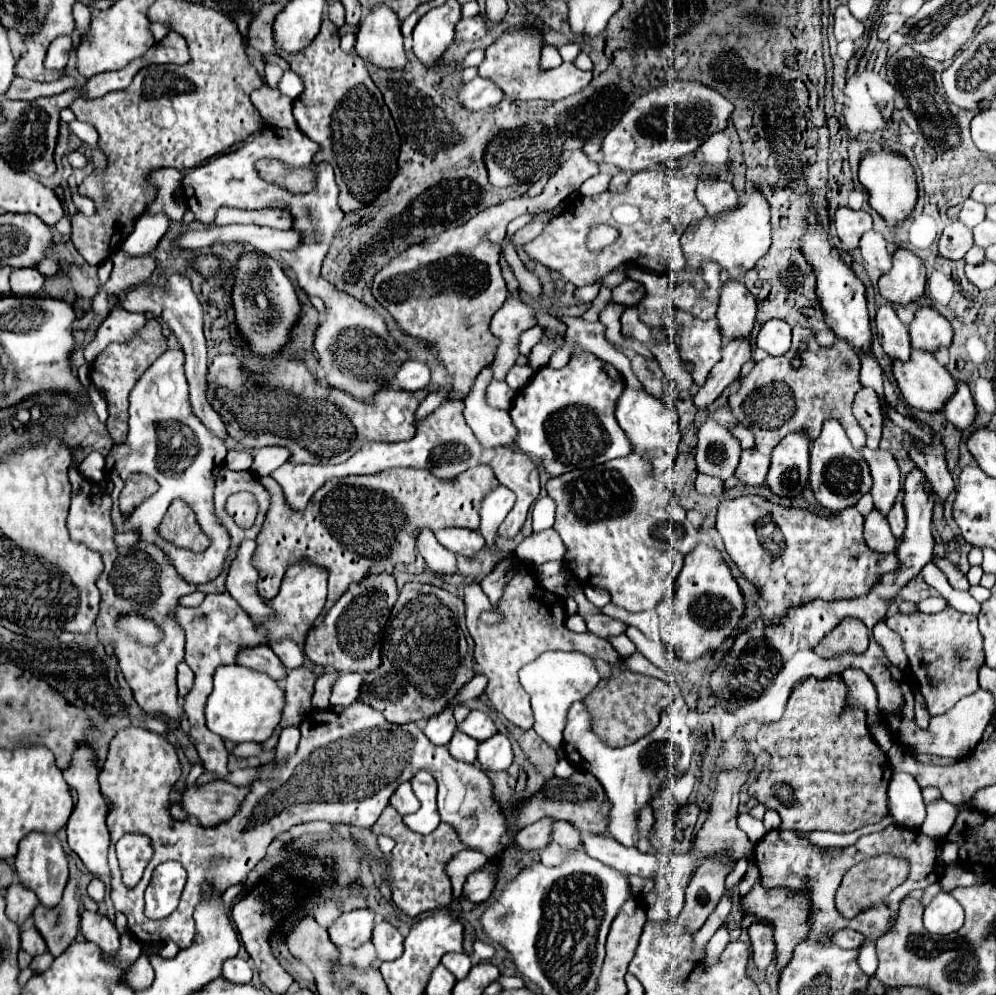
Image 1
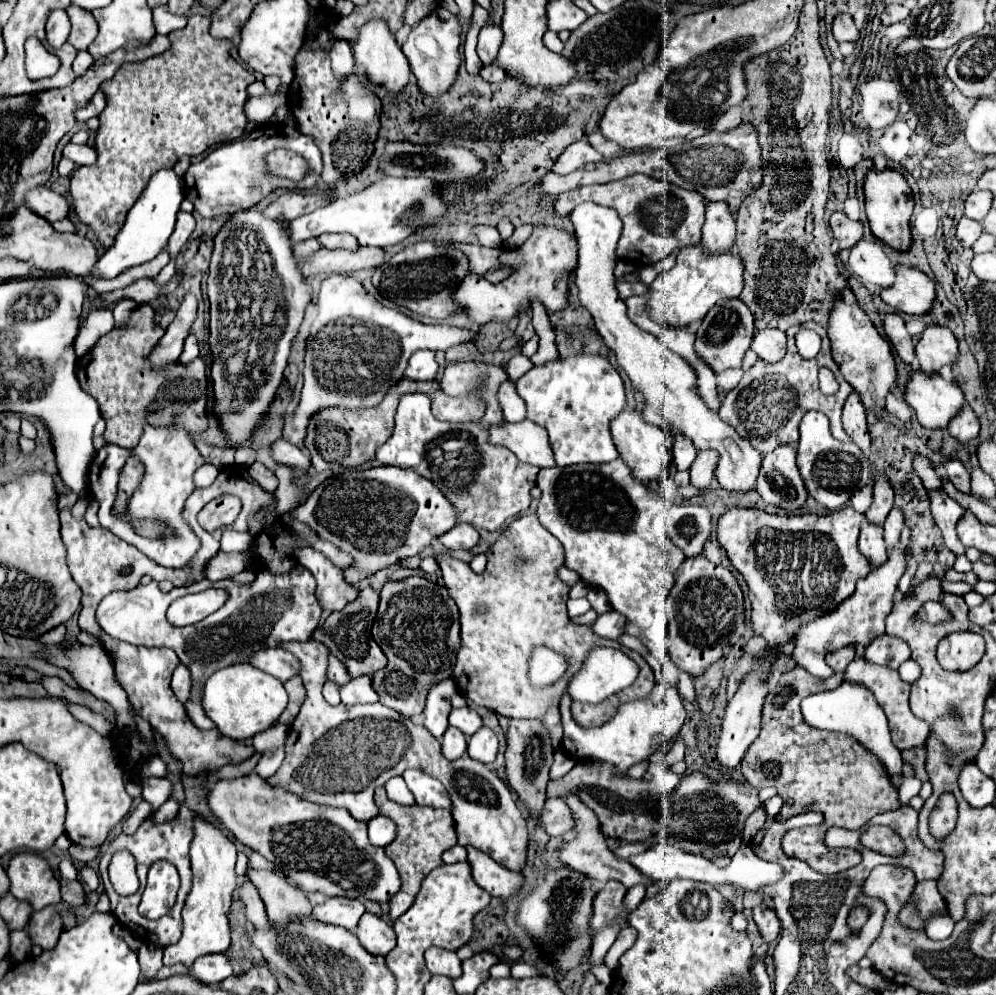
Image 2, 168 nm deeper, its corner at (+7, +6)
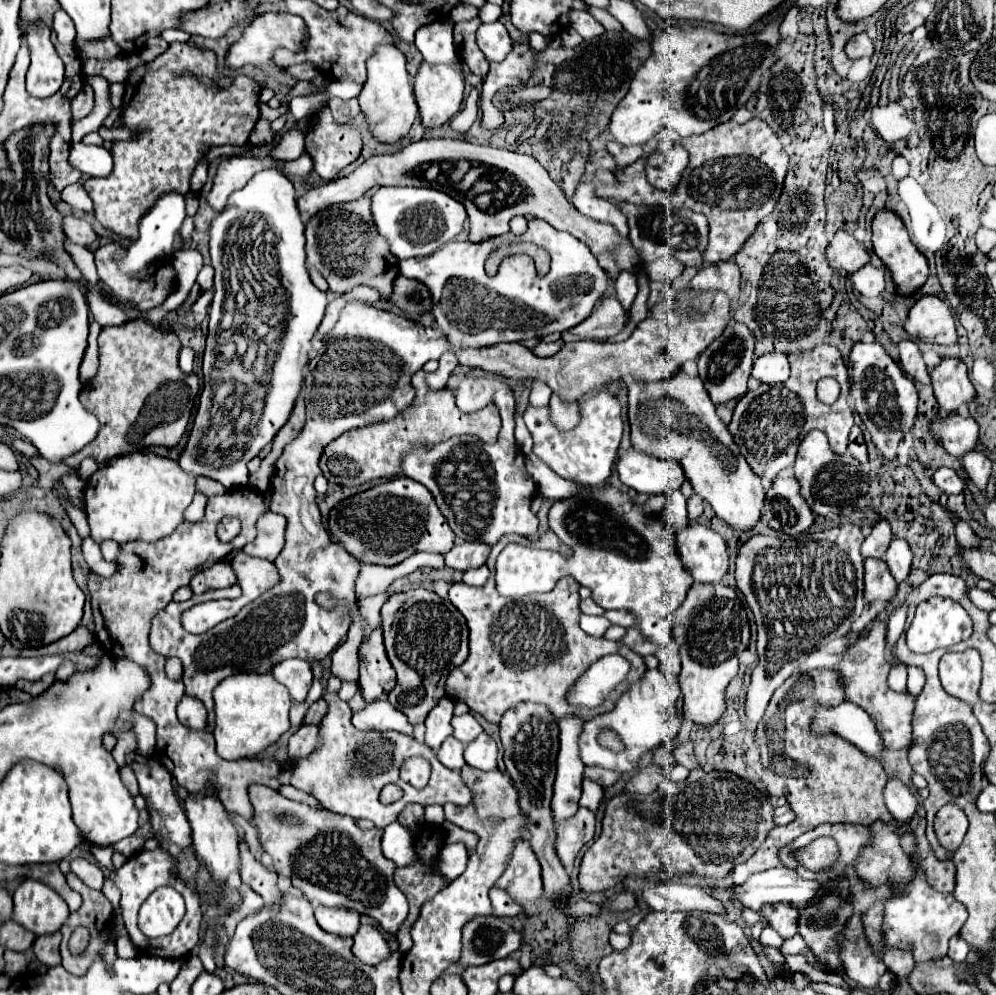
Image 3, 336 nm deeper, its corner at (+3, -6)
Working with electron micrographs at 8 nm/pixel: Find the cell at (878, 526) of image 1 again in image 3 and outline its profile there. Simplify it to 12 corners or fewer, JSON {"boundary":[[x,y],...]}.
{"boundary":[[884,560],[864,562],[864,600],[890,604],[896,580]]}

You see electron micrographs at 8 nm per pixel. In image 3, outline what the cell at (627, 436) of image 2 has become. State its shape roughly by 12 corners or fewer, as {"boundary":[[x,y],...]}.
{"boundary":[[628,448],[616,464],[640,494],[672,494],[686,480],[676,460]]}

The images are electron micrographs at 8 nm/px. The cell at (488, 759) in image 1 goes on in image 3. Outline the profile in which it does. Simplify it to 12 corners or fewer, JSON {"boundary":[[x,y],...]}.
{"boundary":[[486,732],[464,750],[478,770],[494,770],[498,746]]}

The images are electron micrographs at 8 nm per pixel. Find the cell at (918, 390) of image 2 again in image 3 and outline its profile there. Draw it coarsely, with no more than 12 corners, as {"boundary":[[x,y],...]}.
{"boundary":[[940,414],[934,432],[946,452],[962,458],[978,442],[966,414]]}

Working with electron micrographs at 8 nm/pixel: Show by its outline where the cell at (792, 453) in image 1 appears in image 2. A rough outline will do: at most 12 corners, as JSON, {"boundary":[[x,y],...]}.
{"boundary":[[792,444],[764,456],[756,490],[784,510],[804,504]]}

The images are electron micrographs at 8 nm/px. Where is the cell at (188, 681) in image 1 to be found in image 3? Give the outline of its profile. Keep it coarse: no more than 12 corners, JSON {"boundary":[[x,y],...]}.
{"boundary":[[184,696],[178,720],[192,730],[206,728],[206,708],[200,700]]}

